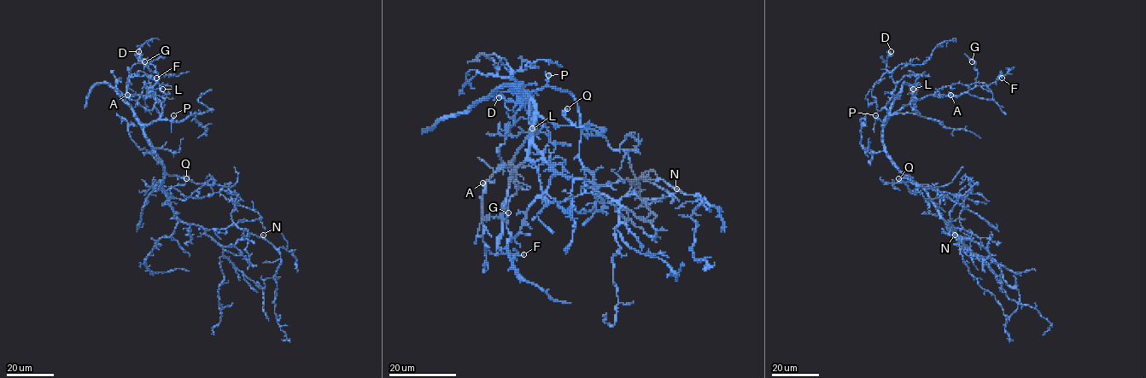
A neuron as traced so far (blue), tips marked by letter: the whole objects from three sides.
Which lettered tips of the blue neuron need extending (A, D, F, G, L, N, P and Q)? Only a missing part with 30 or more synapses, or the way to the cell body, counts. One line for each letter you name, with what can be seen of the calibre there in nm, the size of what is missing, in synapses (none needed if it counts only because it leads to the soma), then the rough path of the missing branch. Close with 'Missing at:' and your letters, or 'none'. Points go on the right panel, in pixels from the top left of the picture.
D: calibre 190 nm; 35 synapses; course (891, 51), (902, 43), (921, 43)
Missing at: D

